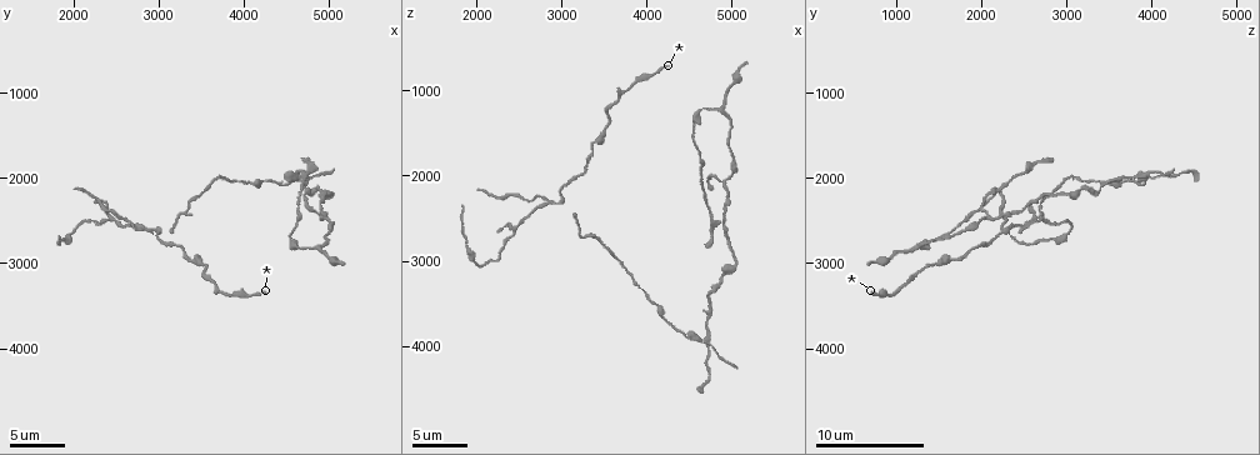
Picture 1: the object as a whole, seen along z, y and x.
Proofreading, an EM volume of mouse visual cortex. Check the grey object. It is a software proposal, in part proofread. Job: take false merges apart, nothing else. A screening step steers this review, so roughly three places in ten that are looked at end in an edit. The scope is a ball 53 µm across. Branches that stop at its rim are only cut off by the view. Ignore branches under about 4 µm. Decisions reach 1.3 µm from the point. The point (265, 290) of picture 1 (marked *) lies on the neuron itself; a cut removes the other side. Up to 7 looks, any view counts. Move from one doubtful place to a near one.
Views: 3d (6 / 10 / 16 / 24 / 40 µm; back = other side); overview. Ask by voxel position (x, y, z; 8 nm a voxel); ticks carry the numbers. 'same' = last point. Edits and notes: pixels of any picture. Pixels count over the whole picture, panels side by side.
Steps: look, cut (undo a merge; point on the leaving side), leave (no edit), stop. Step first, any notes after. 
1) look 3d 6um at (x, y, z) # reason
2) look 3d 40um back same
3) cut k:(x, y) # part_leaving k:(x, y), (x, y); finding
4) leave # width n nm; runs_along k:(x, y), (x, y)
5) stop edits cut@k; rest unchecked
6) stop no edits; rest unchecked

look 3d 10um at (5050, 2200, 3000) # calibre changes

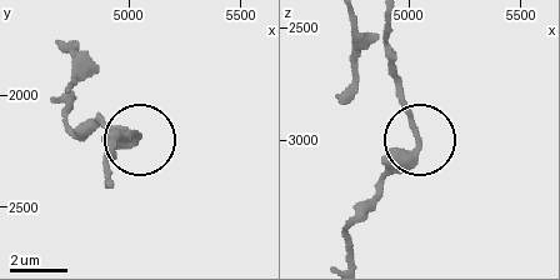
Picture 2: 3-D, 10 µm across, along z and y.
leave # runs_along 2:(348, 255), (353, 219), (416, 140), (398, 70); continuous, no second neuron

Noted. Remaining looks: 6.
look 3d 6um at (4600, 2250, 2050) # arms run side by side

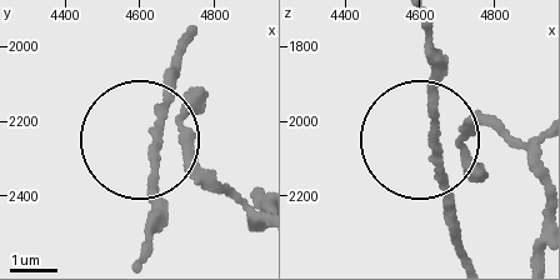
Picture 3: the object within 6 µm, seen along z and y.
leave # arms 4; all the same neuron

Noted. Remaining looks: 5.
look 3d 6um at (4700, 1950, 3950) # four arms meet

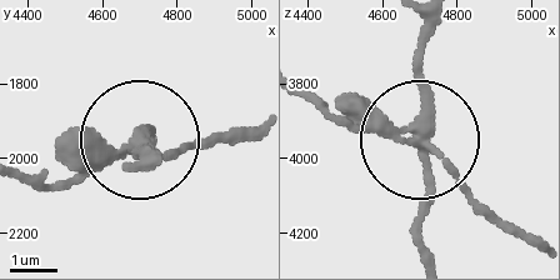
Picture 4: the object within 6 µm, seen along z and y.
cut 4:(176, 151) # width 250 nm; part_leaving 4:(110, 160), (30, 184); two neurons meet here

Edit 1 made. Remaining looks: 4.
stop edits cut@4; rest unchecked

